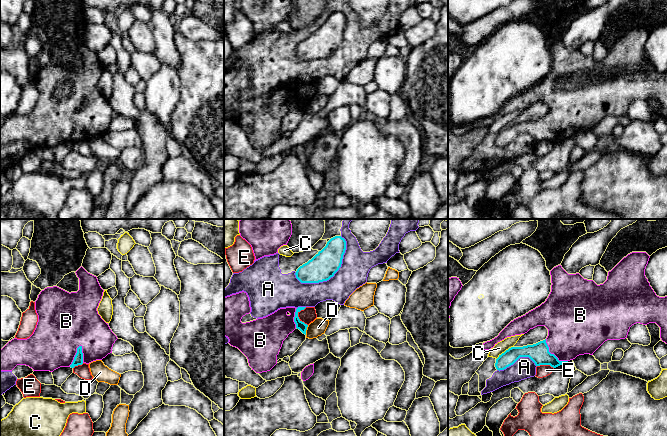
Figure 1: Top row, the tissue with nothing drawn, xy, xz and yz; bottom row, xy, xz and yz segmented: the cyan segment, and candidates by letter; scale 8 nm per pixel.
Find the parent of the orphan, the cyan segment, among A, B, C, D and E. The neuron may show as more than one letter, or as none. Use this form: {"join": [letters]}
{"join": ["B"]}

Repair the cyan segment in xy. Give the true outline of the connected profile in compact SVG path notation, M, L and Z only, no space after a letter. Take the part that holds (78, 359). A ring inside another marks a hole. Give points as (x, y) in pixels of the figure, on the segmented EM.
M82 266L75 272L79 278L79 290L67 292L57 286L47 287L35 301L38 322L27 339L14 338L0 350L0 371L12 371L17 365L26 365L33 371L50 371L60 367L89 364L102 360L112 353L117 336L98 314L97 308L104 290L96 276Z

